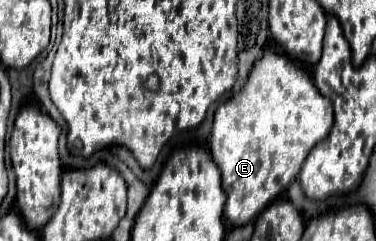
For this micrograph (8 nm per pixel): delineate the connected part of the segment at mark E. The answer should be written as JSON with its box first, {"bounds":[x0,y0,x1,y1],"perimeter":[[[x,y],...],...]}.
{"bounds":[210,51,334,225],"perimeter":[[[266,51],[246,81],[244,89],[230,101],[222,103],[214,115],[210,133],[210,153],[218,169],[222,171],[222,189],[226,193],[224,219],[232,225],[246,225],[254,221],[284,189],[296,179],[304,159],[312,147],[324,141],[334,125],[334,109],[330,99],[324,99],[314,87],[310,75],[294,65],[286,55]]]}

